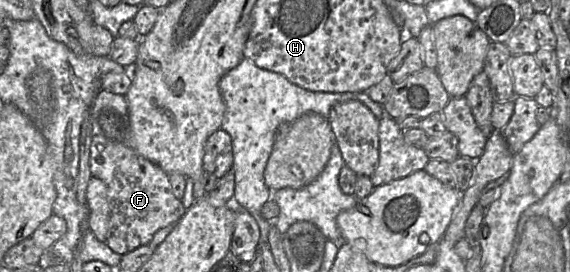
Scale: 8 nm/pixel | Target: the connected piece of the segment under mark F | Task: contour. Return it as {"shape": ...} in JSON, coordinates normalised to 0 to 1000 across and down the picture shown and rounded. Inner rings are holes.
{"shape":[[[174,335],[160,390],[160,423],[158,625],[161,647],[186,676],[195,768],[184,893],[196,923],[216,941],[260,901],[281,842],[309,827],[328,768],[305,721],[295,640],[230,537],[230,449],[219,349]]]}

